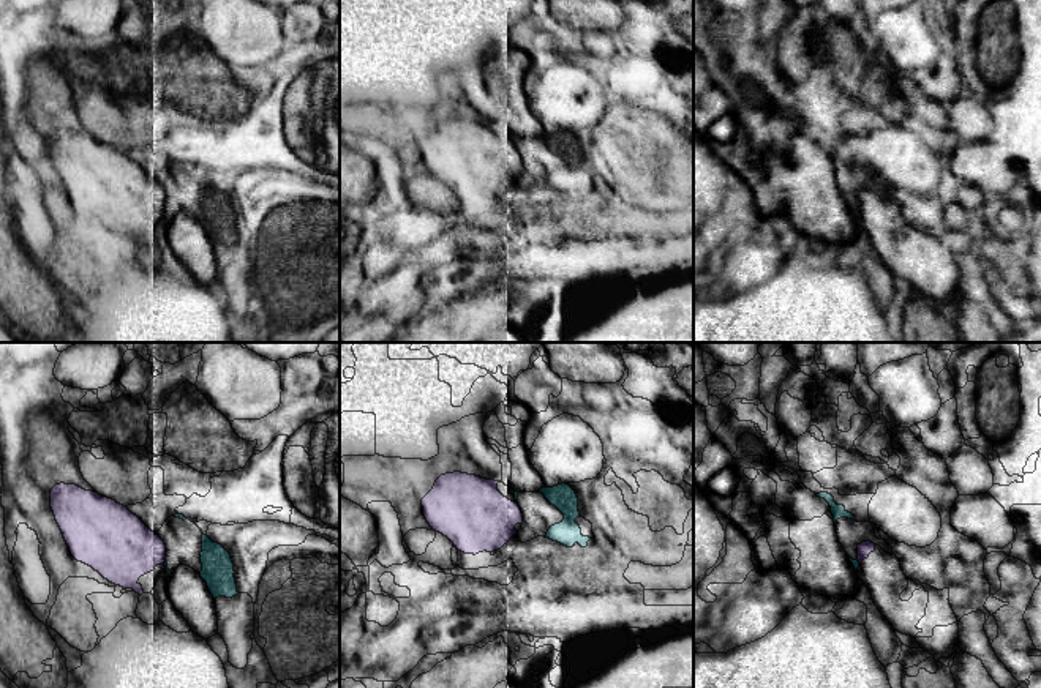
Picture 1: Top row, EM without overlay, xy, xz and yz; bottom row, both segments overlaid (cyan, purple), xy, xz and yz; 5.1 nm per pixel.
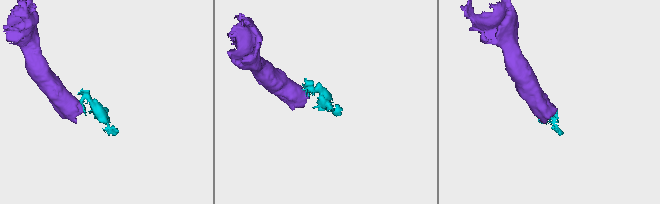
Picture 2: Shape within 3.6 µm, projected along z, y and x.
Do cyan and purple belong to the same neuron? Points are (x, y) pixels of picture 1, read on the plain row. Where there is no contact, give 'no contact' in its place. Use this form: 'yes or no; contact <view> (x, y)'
no; contact yz (856, 207)

